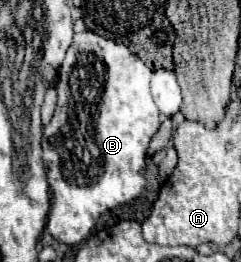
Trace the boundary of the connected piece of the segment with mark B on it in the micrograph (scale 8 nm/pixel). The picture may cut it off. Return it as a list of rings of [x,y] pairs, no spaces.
[[[92,31],[76,33],[64,63],[58,71],[58,105],[52,121],[44,127],[44,165],[52,189],[52,205],[46,231],[60,243],[82,243],[94,229],[98,217],[132,199],[144,189],[142,169],[146,165],[146,149],[152,135],[160,127],[160,111],[150,95],[152,69],[130,53],[122,43],[98,37]]]

